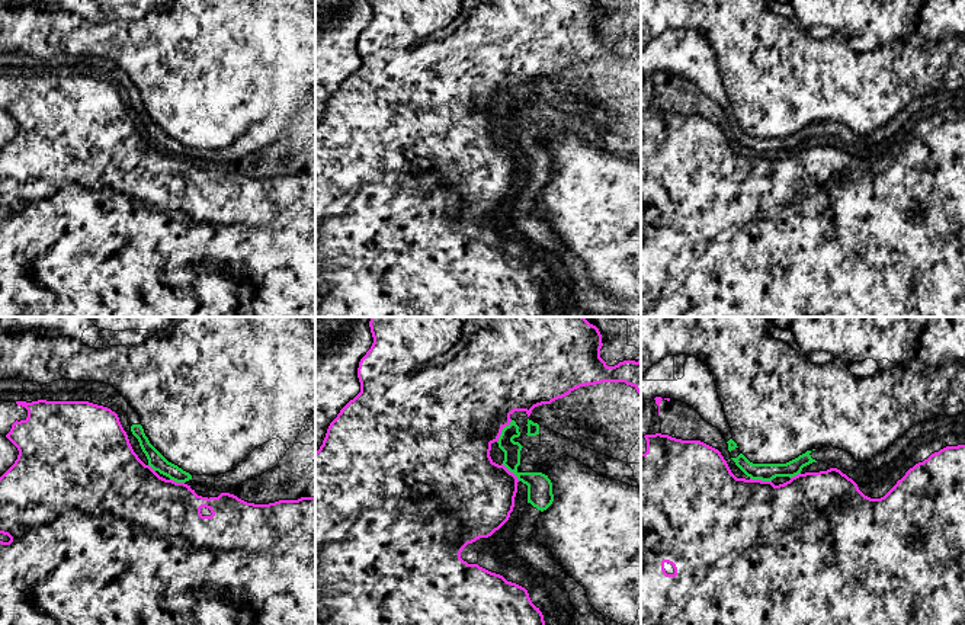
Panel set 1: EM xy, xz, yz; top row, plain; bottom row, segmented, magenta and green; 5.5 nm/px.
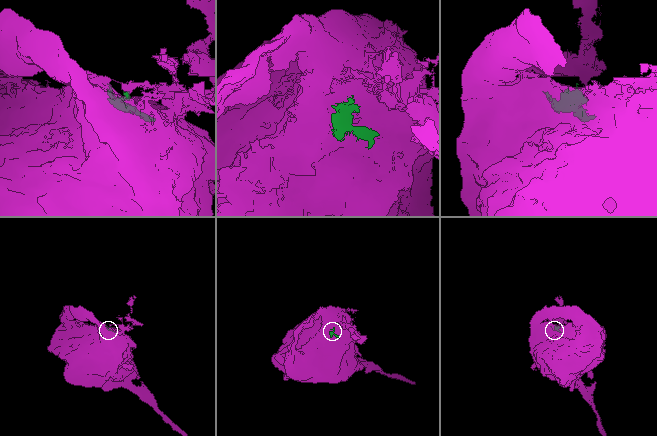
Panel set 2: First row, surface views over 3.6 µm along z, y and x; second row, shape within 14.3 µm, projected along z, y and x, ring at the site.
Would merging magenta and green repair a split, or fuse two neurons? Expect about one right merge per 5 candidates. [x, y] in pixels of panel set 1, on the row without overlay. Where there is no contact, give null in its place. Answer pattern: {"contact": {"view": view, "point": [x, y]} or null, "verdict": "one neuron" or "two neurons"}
{"contact": {"view": "xz", "point": [500, 106]}, "verdict": "two neurons"}

